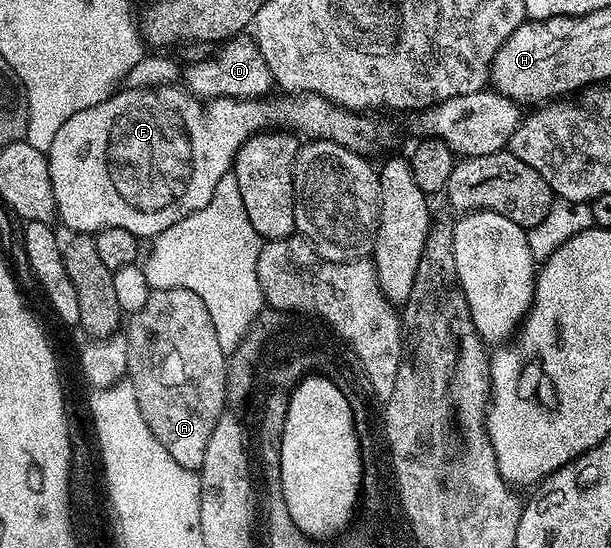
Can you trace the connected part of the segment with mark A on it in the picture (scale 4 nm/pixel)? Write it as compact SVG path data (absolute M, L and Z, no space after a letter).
M154 289L142 309L127 318L126 336L126 377L134 387L146 427L154 431L154 439L162 443L178 467L199 471L214 423L226 412L228 400L229 358L218 347L210 311L189 289Z

